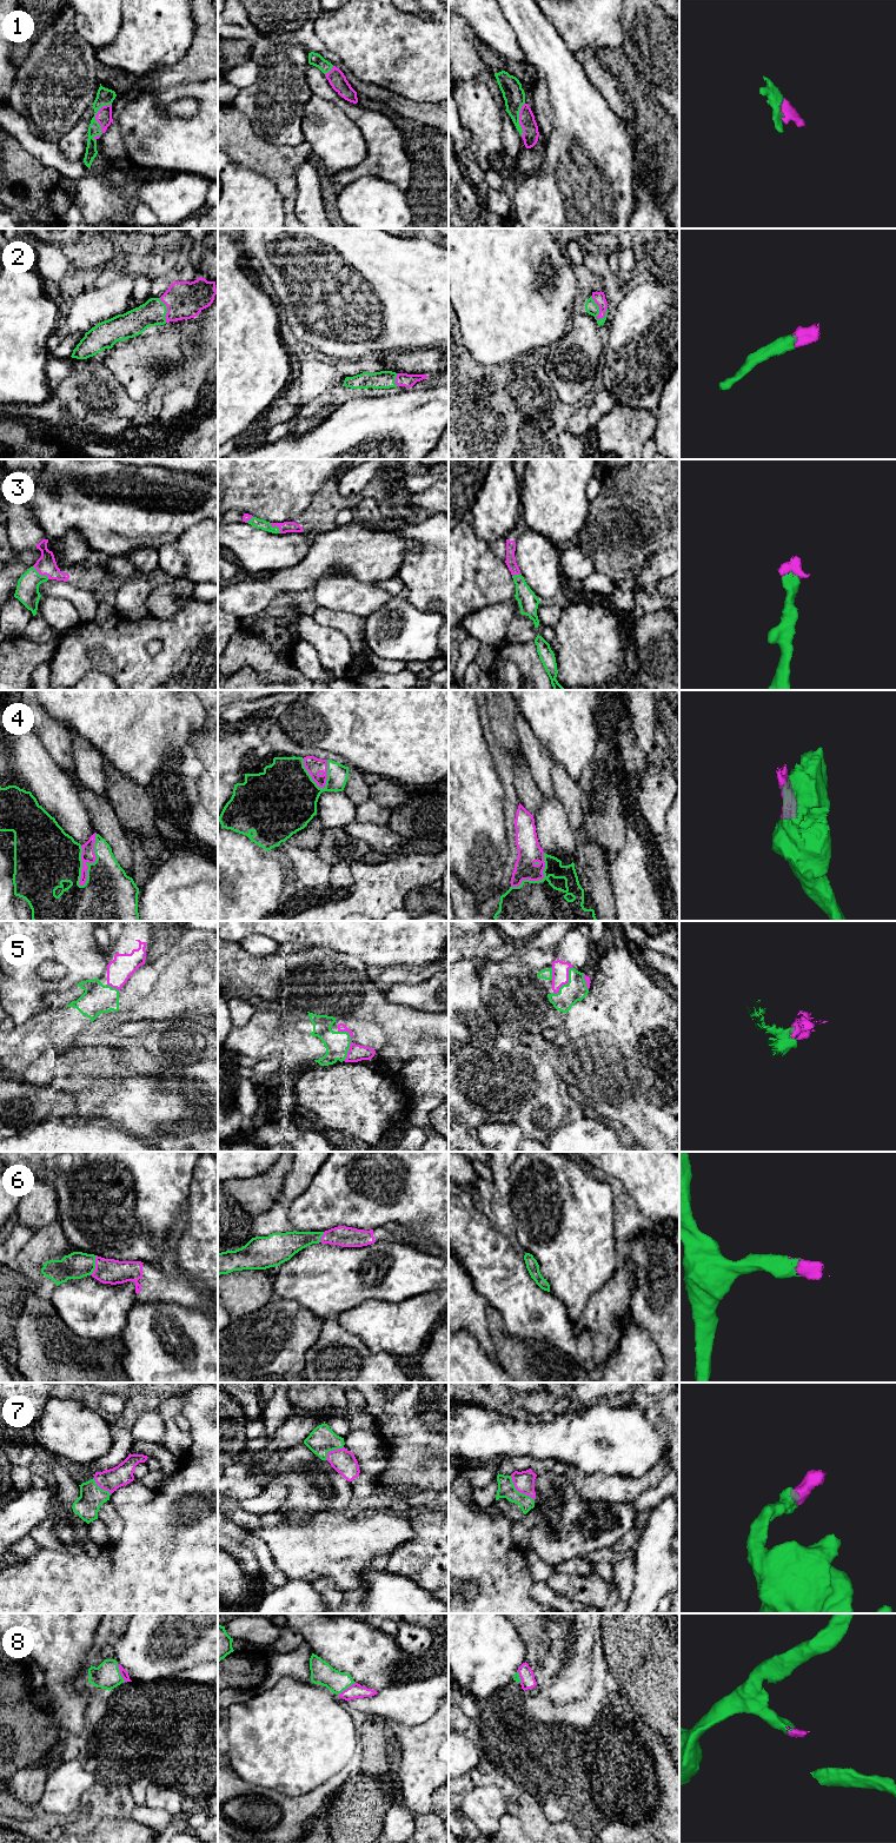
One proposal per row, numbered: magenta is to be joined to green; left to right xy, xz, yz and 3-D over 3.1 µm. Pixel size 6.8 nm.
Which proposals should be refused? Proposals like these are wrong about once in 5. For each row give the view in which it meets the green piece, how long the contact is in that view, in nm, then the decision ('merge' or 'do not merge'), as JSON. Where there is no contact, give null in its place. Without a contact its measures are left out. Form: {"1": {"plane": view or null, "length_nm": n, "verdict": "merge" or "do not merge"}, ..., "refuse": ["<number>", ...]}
{"1": {"plane": "xy", "length_nm": 220, "verdict": "merge"}, "2": {"plane": "yz", "length_nm": 180, "verdict": "merge"}, "3": {"plane": "xy", "length_nm": 140, "verdict": "merge"}, "4": {"plane": "xy", "length_nm": 380, "verdict": "merge"}, "5": {"plane": "yz", "length_nm": 220, "verdict": "merge"}, "6": {"plane": "xy", "length_nm": 140, "verdict": "merge"}, "7": {"plane": "yz", "length_nm": 240, "verdict": "merge"}, "8": {"plane": "xy", "length_nm": 140, "verdict": "merge"}, "refuse": []}

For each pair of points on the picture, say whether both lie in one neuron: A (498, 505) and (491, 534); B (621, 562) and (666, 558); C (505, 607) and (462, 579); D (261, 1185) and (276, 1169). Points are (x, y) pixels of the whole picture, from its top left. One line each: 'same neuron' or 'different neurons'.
A: same neuron
B: different neurons
C: different neurons
D: same neuron

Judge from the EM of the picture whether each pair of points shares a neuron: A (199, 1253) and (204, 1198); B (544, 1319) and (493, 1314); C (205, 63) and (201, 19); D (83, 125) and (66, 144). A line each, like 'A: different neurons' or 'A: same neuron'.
A: same neuron
B: different neurons
C: same neuron
D: same neuron

